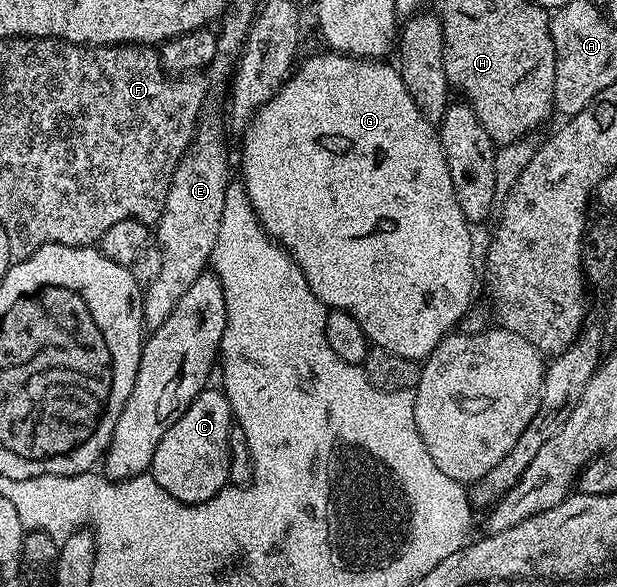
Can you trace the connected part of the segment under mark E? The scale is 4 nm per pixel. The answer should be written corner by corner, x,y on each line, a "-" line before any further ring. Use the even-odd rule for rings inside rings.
204,114
190,147
173,173
165,209
153,231
154,242
159,242
159,272
142,292
143,326
148,332
153,333
165,325
177,301
185,297
189,285
208,270
211,262
213,245
217,245
217,232
221,229
221,213
225,213
225,189
229,182
222,127
225,127
224,122
221,119
219,122
217,116

